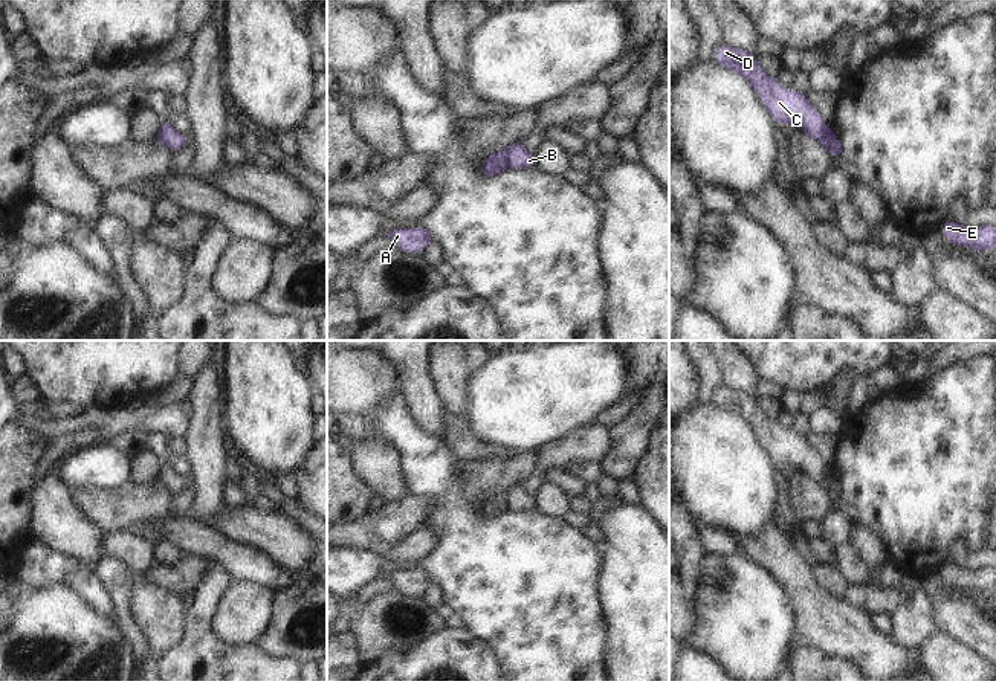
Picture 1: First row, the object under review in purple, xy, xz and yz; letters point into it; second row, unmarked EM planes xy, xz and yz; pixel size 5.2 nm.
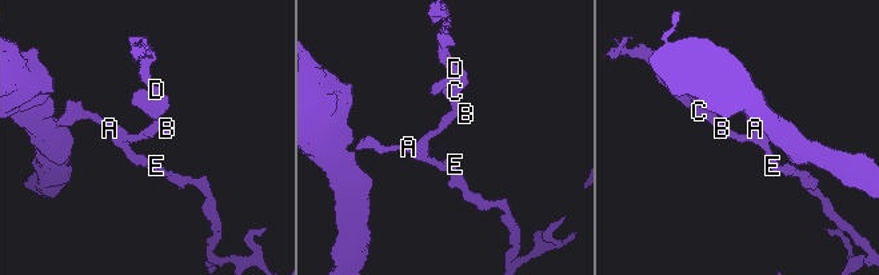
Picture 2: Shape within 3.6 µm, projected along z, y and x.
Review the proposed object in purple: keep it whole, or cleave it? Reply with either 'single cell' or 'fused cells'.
fused cells

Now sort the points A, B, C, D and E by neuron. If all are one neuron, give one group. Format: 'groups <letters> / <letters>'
groups A E / B C D

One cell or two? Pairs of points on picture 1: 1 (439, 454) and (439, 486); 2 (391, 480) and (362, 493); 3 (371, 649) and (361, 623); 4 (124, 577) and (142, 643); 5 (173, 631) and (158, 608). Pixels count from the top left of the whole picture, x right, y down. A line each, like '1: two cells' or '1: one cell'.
1: one cell
2: two cells
3: one cell
4: one cell
5: one cell

